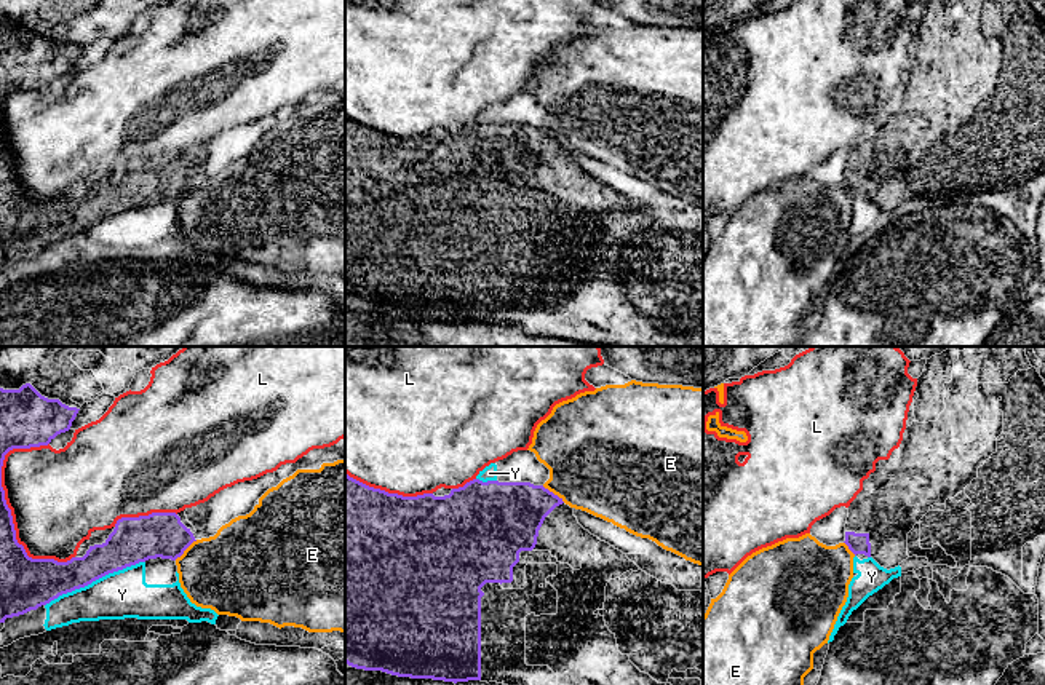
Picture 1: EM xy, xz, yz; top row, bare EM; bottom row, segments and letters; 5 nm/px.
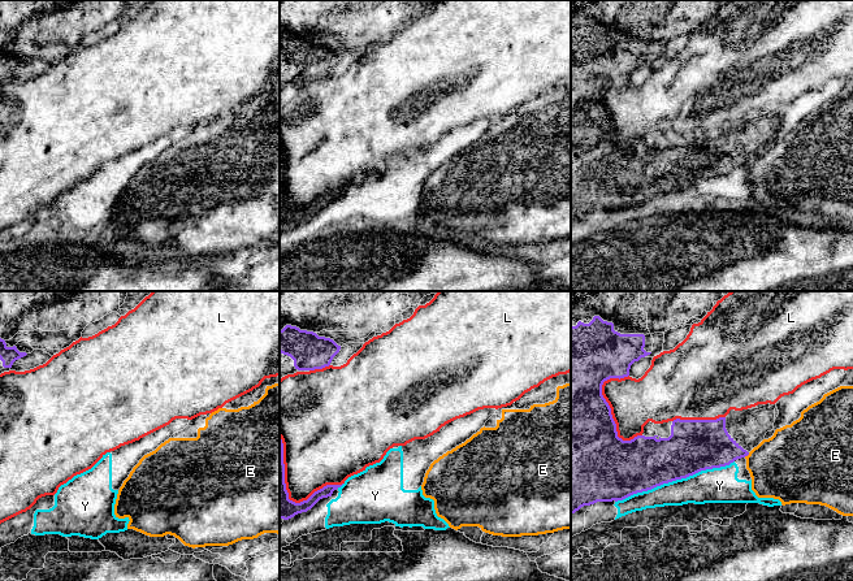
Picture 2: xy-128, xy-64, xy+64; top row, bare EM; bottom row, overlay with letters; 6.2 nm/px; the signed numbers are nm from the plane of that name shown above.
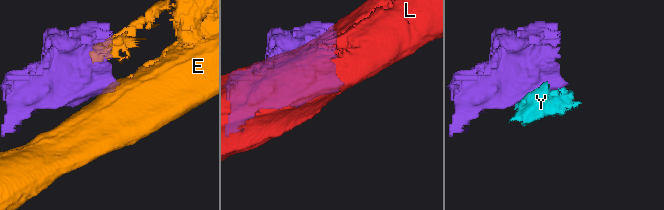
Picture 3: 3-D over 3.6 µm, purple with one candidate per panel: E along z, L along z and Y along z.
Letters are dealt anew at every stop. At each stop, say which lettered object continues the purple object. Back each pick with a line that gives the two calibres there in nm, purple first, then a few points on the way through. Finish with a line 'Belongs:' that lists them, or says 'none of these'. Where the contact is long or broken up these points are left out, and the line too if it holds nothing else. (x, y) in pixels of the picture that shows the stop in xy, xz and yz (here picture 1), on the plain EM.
Belongs: none of these

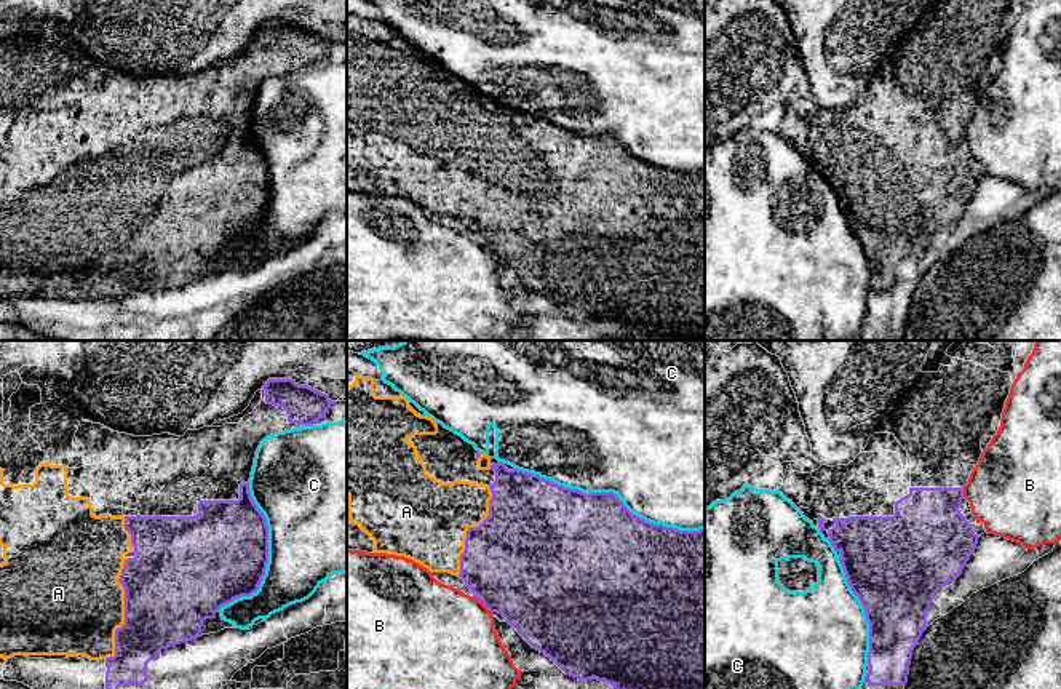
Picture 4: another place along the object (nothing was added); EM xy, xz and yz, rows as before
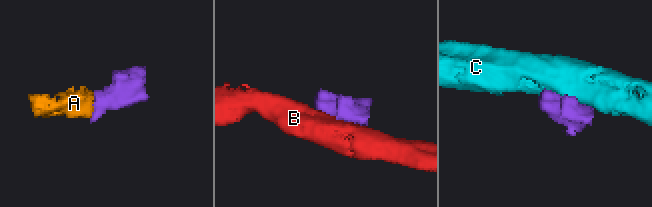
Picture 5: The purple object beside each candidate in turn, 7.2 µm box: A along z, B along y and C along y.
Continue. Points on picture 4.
A: Thickness 460 nm (purple) against 480 nm
Belongs: A

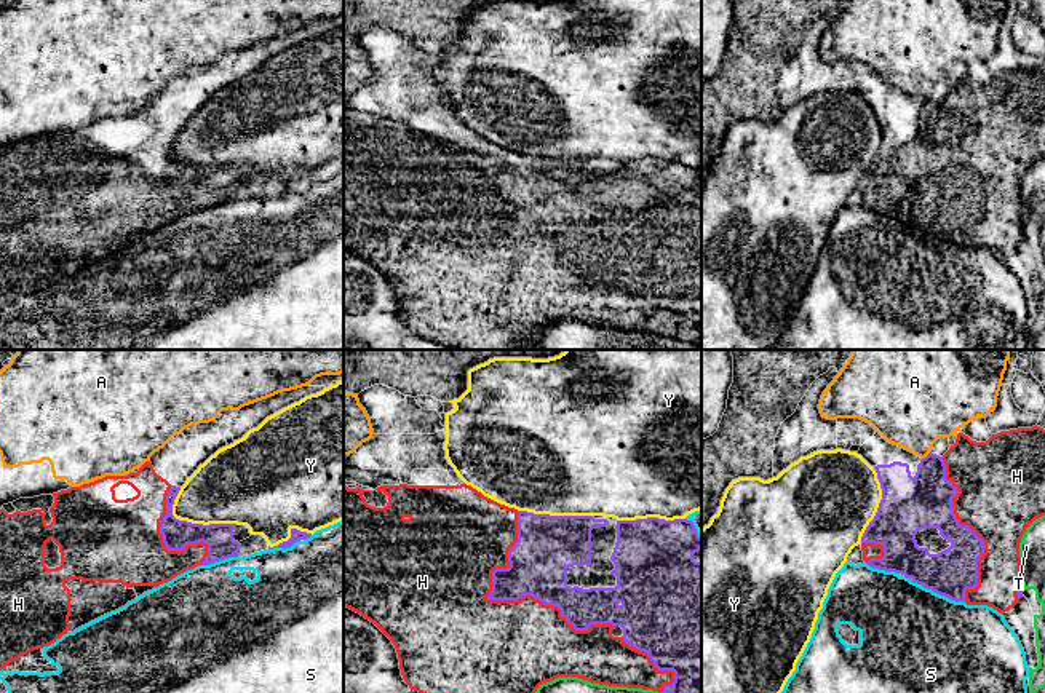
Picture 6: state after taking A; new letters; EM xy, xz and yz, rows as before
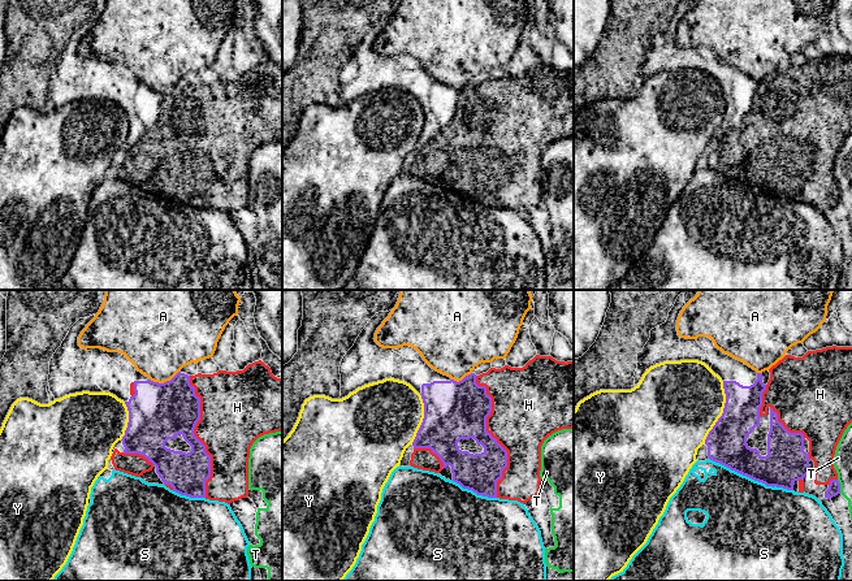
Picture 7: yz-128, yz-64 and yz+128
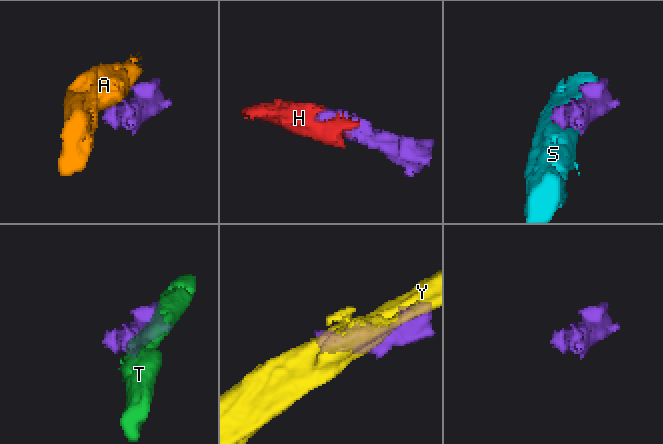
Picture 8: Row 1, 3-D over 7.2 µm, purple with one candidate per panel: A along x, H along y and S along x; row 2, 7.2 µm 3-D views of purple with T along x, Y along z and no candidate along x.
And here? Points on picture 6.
H: Thickness 300 nm (purple) against 500 nm
Belongs: H

